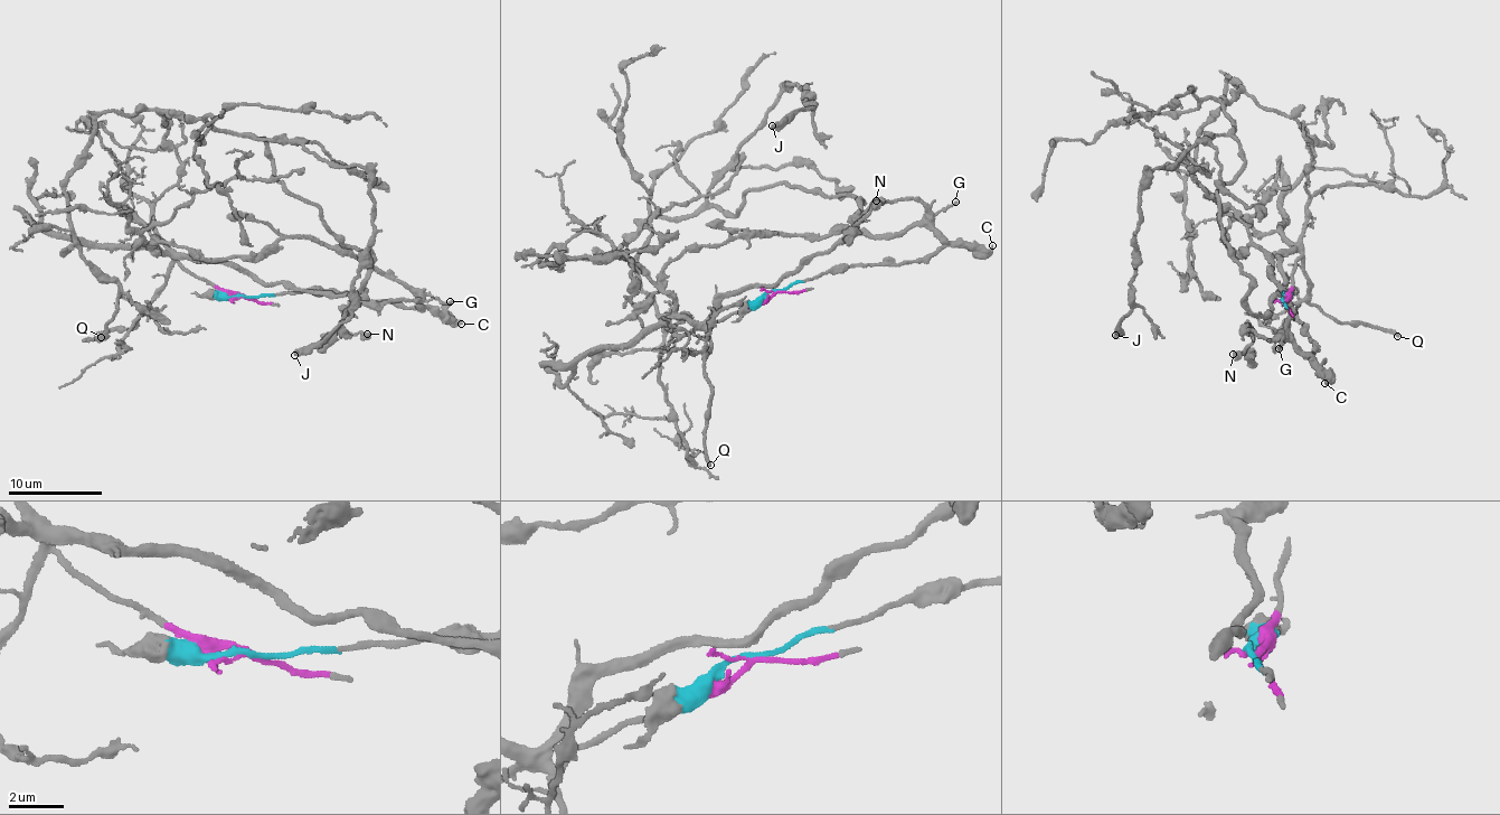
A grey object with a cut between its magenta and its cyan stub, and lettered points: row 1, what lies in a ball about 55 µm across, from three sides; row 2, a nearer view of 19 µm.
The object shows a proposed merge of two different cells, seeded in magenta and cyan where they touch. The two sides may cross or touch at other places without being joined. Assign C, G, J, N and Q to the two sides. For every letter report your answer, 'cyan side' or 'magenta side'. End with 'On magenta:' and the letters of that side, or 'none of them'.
C: cyan side
G: cyan side
J: magenta side
N: cyan side
Q: magenta side
On magenta: J, Q

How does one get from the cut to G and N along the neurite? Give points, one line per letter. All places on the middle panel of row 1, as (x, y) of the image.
G: (774, 291), (850, 267), (923, 261), (941, 247), (942, 237), (934, 227), (934, 216), (955, 202)
N: (774, 291), (850, 267), (923, 261), (942, 245), (931, 213), (914, 199), (870, 203), (857, 226), (876, 199)

